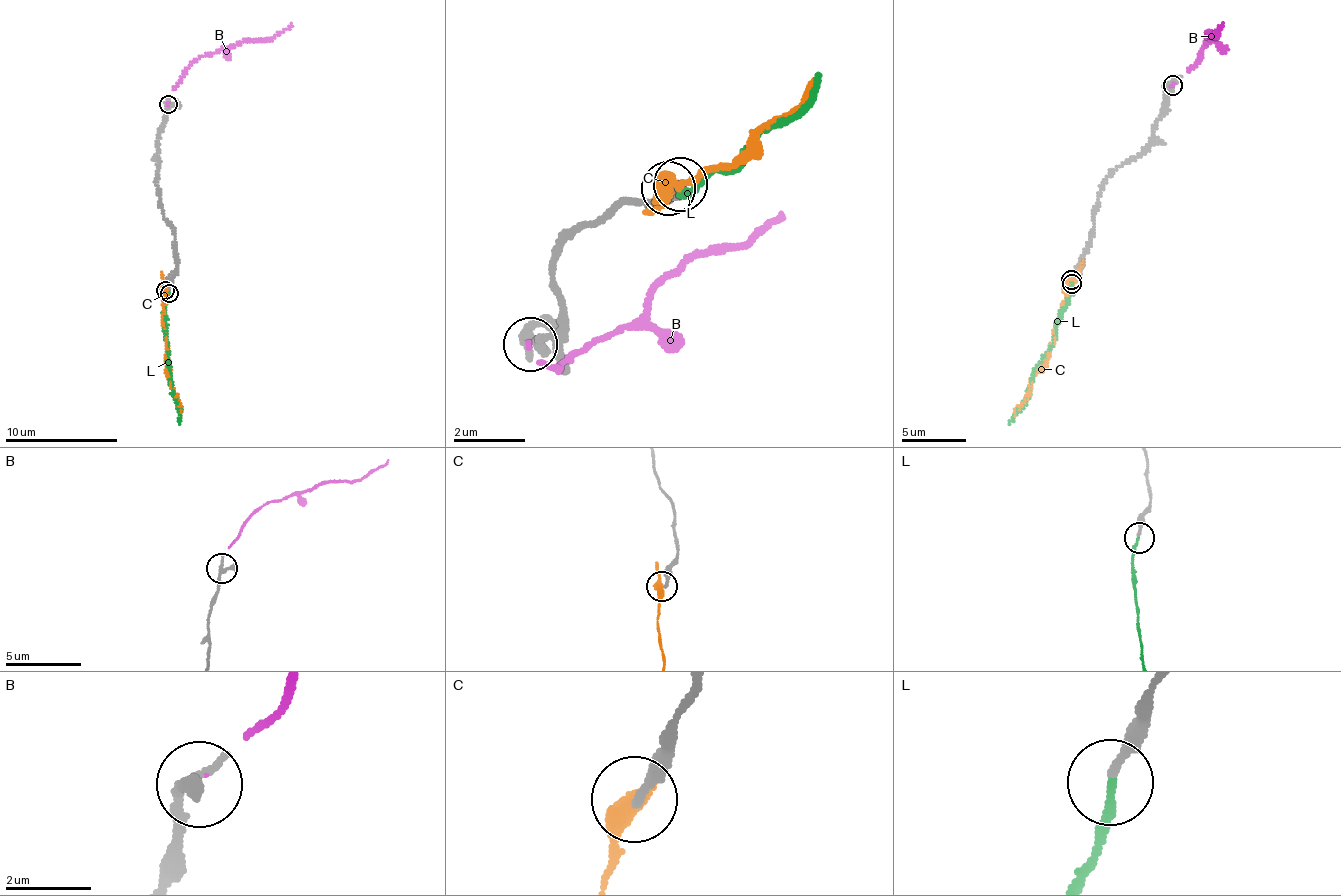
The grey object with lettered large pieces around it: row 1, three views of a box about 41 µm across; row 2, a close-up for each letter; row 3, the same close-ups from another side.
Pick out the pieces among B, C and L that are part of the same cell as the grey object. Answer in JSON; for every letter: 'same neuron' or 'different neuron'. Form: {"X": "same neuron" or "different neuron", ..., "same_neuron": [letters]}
{"B": "same neuron", "C": "different neuron", "L": "same neuron", "same_neuron": ["B", "L"]}

